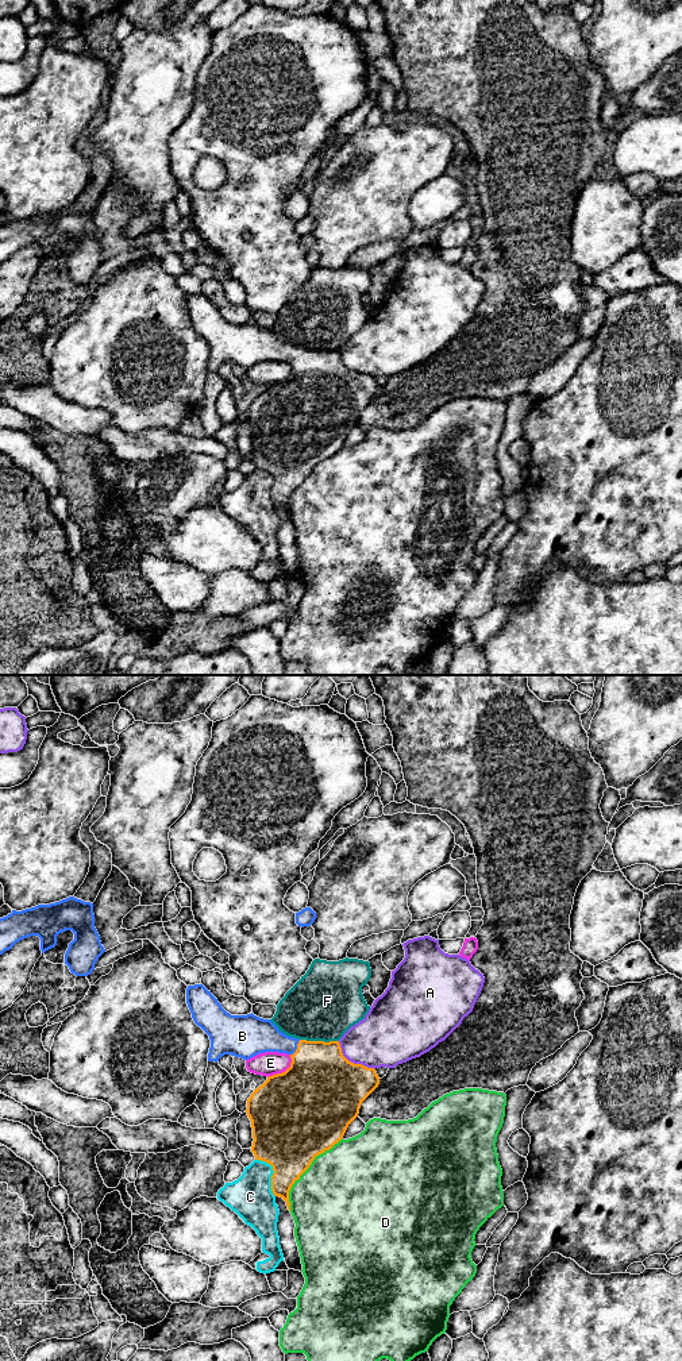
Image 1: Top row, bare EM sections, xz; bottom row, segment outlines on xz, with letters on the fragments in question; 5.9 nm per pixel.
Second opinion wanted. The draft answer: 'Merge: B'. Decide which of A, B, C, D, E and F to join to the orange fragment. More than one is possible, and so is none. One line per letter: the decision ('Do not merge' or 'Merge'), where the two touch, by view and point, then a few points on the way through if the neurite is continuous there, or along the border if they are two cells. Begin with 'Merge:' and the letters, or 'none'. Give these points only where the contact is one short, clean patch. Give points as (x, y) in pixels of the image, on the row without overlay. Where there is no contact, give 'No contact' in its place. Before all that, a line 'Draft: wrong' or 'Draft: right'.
Draft: right
Merge: B
A: Do not merge. Touches orange at xz (353, 371)
B: Merge. Touches orange at xz (297, 357). Path across: xz (320, 392), (316, 376), (297, 357), (258, 344)
C: Do not merge. Touches orange at xz (273, 482)
D: Do not merge. Touches orange at xz (305, 478)
E: Do not merge. Touches orange at xz (285, 380)
F: Do not merge. Touches orange at xz (319, 350)

